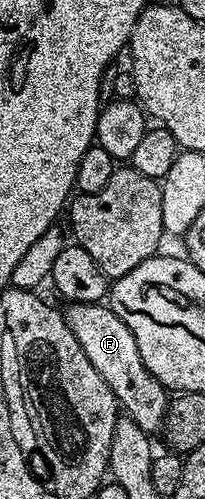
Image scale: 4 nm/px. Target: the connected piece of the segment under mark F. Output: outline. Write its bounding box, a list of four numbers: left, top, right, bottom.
[63,302,169,434]

